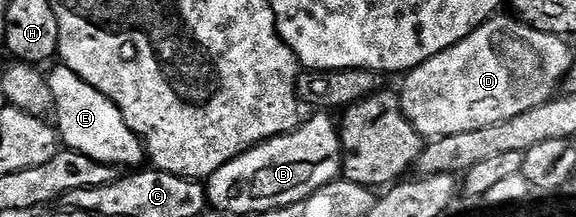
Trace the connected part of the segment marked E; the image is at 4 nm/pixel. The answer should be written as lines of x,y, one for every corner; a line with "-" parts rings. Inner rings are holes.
57,66
47,73
48,85
54,94
54,124
65,149
86,154
103,164
115,164
121,170
136,170
145,163
144,143
126,126
118,106
94,86
82,82
74,70

